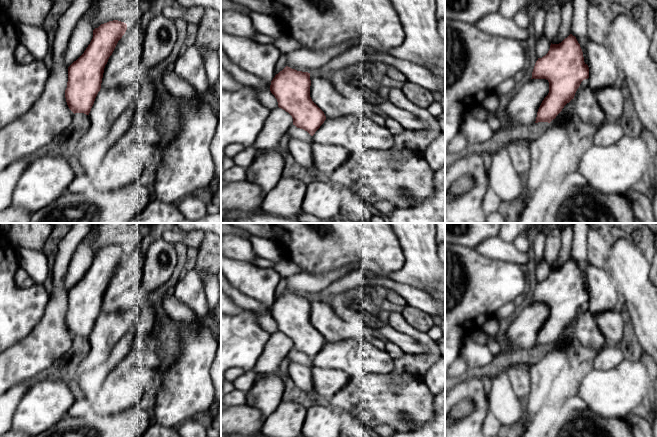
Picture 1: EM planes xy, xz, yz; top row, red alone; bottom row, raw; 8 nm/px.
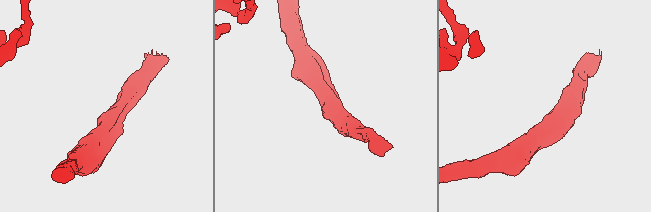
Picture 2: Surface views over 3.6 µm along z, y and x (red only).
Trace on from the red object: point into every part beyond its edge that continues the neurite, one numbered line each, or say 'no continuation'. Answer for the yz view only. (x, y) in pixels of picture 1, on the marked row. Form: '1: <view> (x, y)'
1: yz (523, 105)

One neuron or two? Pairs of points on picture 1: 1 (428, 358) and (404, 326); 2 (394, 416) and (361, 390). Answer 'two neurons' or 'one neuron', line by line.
1: one neuron
2: one neuron

